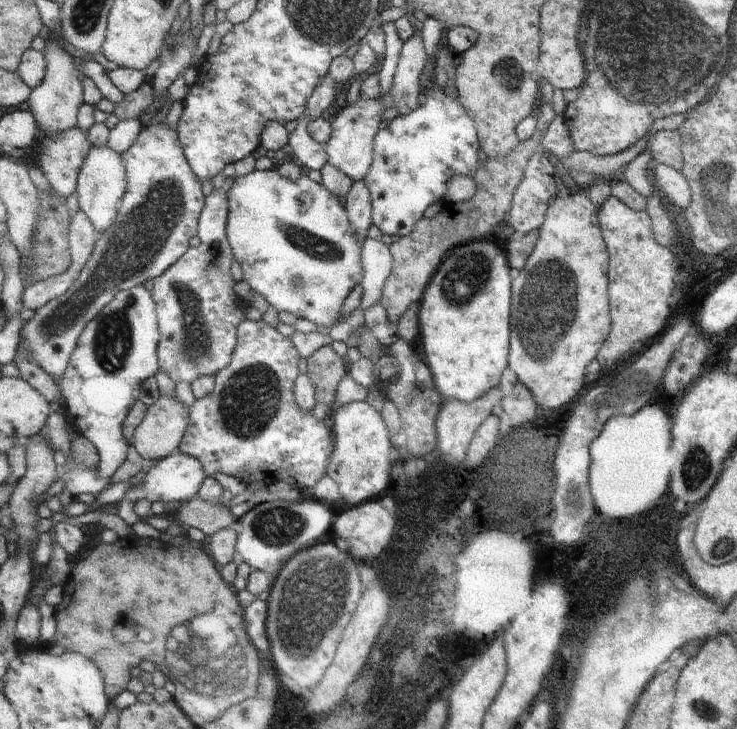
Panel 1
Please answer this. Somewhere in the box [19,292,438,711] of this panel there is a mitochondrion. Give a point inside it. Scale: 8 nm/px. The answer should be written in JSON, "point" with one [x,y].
{"point":[307,622]}

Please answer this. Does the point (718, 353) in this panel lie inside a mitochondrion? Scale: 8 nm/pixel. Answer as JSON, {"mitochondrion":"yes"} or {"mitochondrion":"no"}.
{"mitochondrion":"no"}

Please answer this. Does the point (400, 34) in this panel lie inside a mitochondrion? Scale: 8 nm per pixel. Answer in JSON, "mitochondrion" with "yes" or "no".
{"mitochondrion":"no"}

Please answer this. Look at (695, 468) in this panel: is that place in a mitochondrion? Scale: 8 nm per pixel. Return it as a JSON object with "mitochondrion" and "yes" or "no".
{"mitochondrion":"yes"}

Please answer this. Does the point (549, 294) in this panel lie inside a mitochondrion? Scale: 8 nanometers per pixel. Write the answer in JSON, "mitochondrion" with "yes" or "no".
{"mitochondrion":"yes"}

